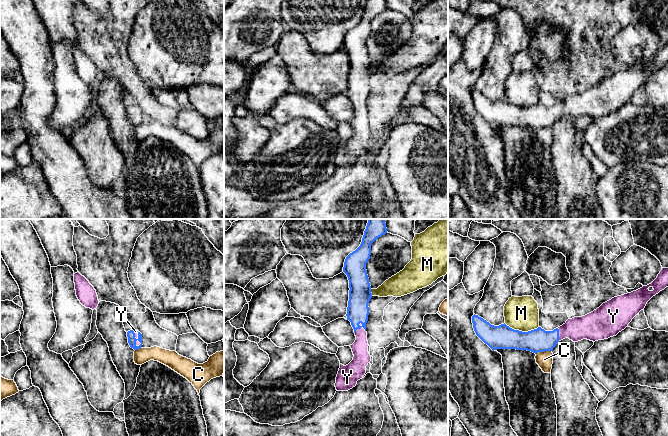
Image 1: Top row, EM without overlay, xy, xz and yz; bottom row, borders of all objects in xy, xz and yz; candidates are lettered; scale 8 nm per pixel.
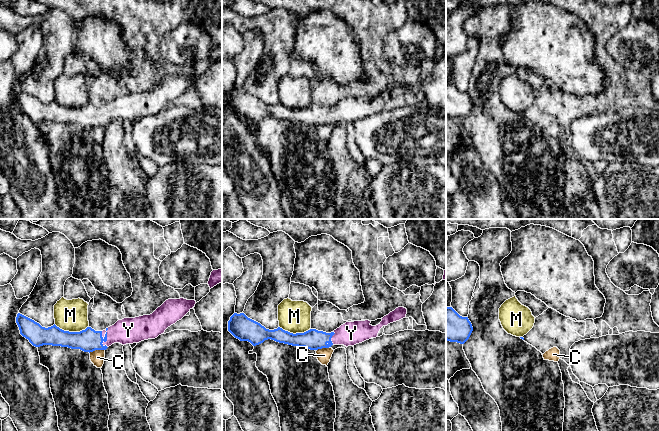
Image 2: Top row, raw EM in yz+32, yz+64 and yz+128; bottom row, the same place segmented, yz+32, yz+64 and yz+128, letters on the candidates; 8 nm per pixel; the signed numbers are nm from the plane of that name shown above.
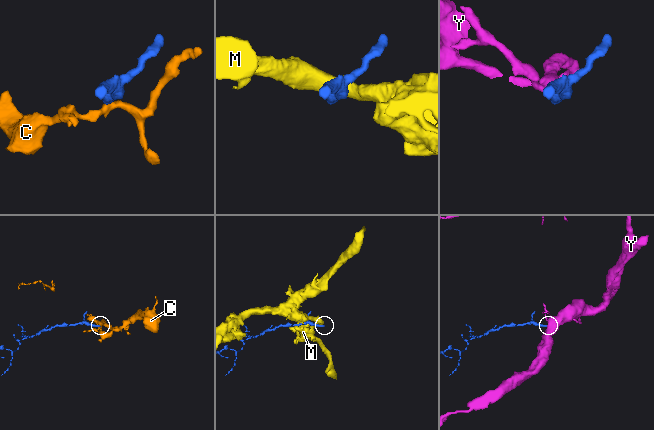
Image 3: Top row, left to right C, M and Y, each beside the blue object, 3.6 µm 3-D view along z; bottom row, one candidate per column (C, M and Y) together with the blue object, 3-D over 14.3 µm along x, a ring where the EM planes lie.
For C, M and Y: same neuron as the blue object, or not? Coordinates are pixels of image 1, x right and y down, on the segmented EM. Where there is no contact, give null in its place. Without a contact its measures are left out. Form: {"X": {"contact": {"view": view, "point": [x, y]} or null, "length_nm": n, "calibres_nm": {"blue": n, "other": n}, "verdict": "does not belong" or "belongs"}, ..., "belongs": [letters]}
{"C": {"contact": {"view": "yz", "point": [543, 351]}, "length_nm": 140, "calibres_nm": {"blue": 190, "other": 130}, "verdict": "does not belong"}, "M": {"contact": {"view": "yz", "point": [521, 331]}, "length_nm": 280, "calibres_nm": {"blue": 190, "other": 280}, "verdict": "does not belong"}, "Y": {"contact": {"view": "xz", "point": [359, 328]}, "length_nm": 100, "calibres_nm": {"blue": 180, "other": 130}, "verdict": "belongs"}, "belongs": ["Y"]}

